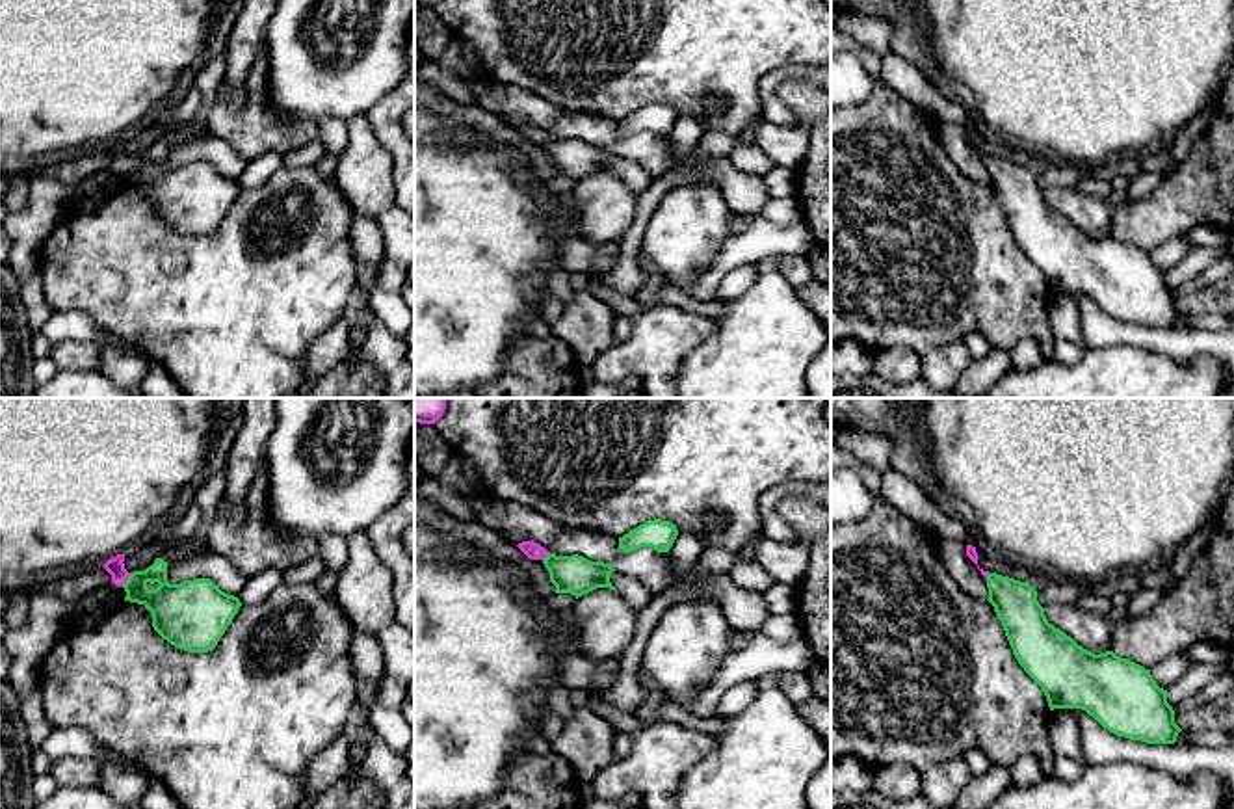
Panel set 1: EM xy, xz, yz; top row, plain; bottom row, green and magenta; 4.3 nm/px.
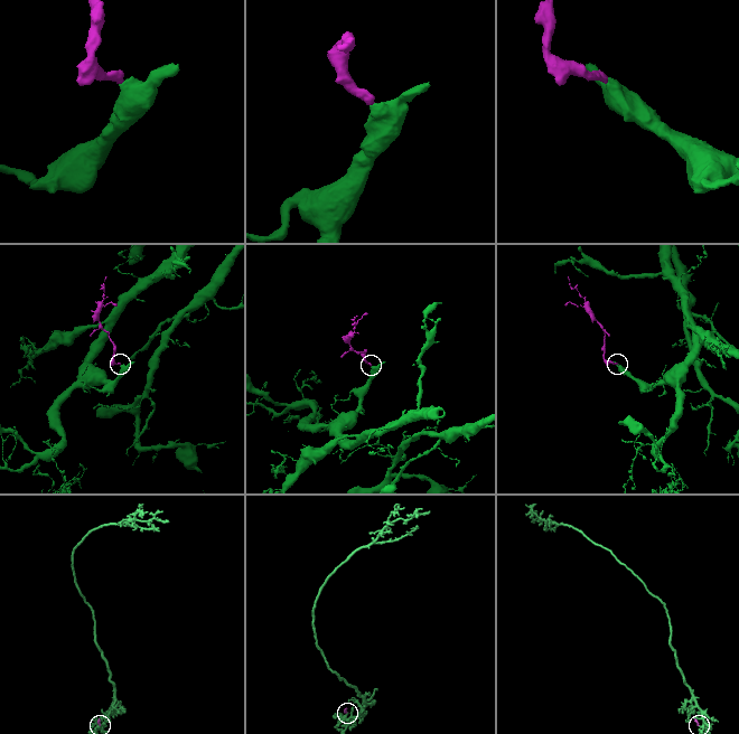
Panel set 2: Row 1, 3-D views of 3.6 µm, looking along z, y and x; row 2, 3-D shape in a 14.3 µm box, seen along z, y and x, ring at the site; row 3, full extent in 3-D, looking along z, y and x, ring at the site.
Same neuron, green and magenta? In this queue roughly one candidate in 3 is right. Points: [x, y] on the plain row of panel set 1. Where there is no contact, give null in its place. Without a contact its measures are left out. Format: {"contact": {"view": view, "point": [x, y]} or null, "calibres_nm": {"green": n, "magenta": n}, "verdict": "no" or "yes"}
{"contact": {"view": "xy", "point": [129, 162]}, "calibres_nm": {"green": 220, "magenta": 80}, "verdict": "yes"}

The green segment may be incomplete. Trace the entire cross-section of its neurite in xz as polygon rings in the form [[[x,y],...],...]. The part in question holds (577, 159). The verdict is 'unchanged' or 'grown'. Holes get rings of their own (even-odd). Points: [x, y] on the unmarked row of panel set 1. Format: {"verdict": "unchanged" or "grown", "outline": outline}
{"verdict": "grown", "outline": [[[522,125],[517,128],[530,143],[541,143],[550,156],[550,166],[556,169],[556,177],[571,177],[576,182],[597,173],[610,171],[610,158],[615,154],[610,147],[591,145],[584,139],[556,139],[545,130],[533,125]]]}

